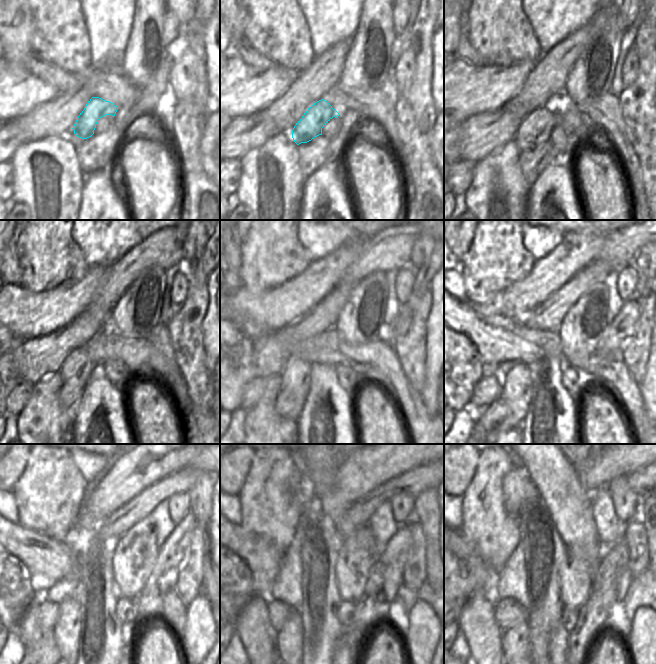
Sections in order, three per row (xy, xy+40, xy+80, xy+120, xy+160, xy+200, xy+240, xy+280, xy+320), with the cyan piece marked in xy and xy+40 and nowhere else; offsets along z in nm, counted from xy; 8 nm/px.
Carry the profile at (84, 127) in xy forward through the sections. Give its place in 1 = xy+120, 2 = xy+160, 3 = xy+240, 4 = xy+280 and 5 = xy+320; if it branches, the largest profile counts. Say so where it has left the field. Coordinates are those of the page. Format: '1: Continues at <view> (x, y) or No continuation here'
1: Continues at xy+120 (75, 371)
2: Continues at xy+160 (296, 373)
3: Continues at xy+240 (67, 628)
4: Continues at xy+280 (290, 636)
5: Continues at xy+320 (516, 640)

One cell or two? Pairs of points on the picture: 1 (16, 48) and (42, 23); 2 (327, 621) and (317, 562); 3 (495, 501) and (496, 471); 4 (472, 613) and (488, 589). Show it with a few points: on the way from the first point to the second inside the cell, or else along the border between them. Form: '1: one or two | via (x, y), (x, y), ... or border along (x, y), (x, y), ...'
1: two | border along (31, 10), (33, 14), (32, 50)
2: one | via (319, 606), (319, 577)
3: one | via (495, 494), (495, 478)
4: two | border along (474, 592), (480, 592), (487, 596), (493, 603)

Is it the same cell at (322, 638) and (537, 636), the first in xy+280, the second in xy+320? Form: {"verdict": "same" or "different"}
{"verdict": "same"}

